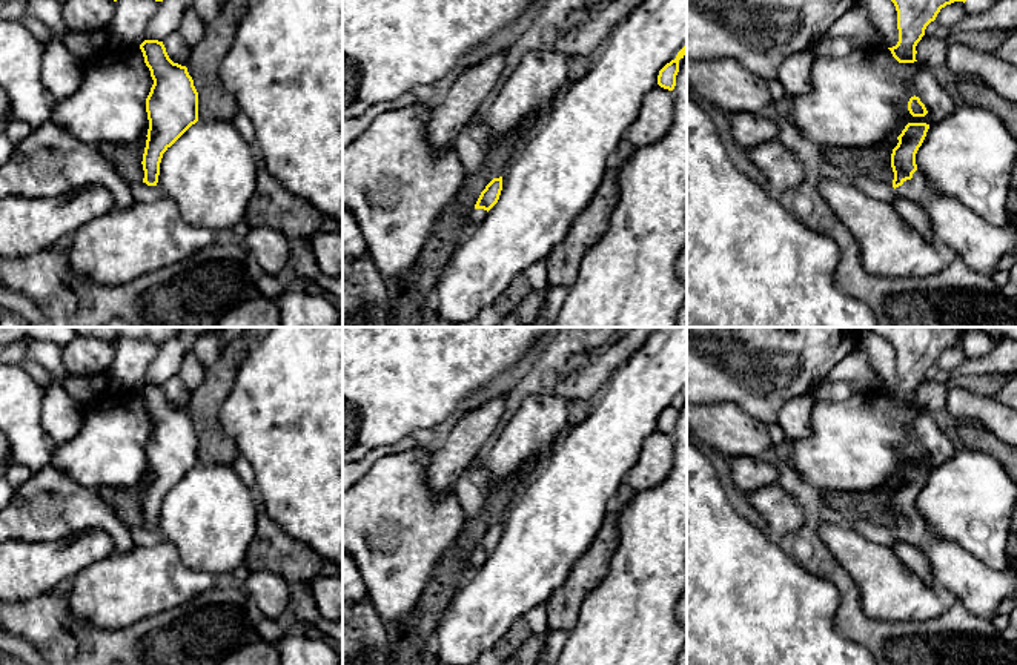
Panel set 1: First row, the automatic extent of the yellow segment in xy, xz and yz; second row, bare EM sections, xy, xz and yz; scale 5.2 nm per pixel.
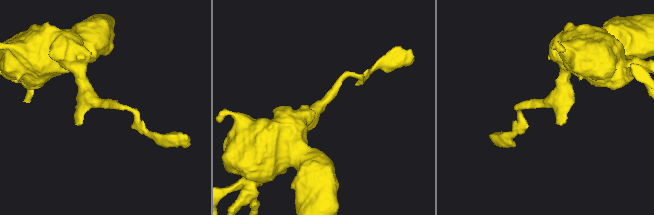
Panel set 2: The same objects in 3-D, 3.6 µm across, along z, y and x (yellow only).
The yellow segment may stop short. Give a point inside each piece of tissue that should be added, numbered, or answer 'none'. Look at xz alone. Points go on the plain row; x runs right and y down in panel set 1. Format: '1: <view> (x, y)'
1: xz (477, 559)

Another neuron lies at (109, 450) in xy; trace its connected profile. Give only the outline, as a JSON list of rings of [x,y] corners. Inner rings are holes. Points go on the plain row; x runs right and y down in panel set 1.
[[[140,392],[109,395],[98,405],[84,412],[80,432],[68,442],[57,445],[51,465],[86,488],[135,487],[147,479],[146,442],[152,428],[154,424]]]

